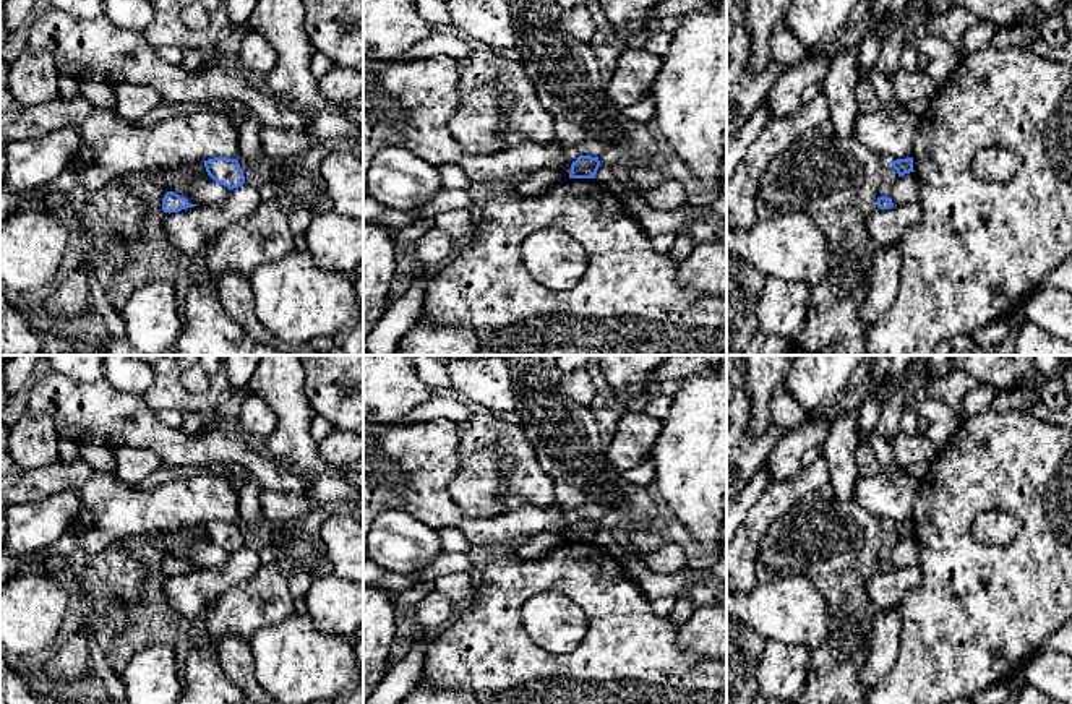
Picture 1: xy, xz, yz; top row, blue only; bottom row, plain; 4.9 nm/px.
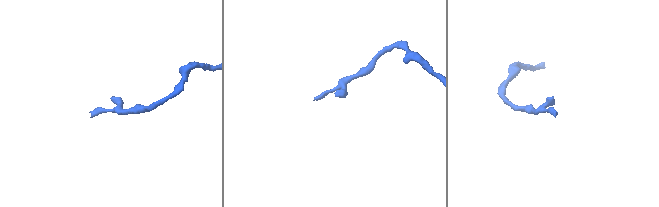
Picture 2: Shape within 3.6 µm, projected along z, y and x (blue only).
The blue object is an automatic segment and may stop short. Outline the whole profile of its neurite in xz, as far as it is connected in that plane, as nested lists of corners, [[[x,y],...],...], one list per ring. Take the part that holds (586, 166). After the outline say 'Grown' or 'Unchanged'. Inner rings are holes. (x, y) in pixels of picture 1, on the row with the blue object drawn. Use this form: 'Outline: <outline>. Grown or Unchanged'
Outline: [[[579,156],[571,164],[569,178],[595,178],[598,167],[600,167],[598,157]]]. Unchanged

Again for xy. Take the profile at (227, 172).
Outline: [[[214,157],[204,161],[208,175],[229,190],[245,183],[243,170],[237,159]]]. Unchanged

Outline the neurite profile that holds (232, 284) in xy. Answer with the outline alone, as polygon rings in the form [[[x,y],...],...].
[[[229,273],[219,279],[216,292],[224,310],[248,336],[263,344],[272,341],[274,336],[264,329],[255,315],[255,295],[248,276]]]

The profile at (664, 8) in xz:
[[[662,0],[652,11],[654,21],[660,21],[667,16],[683,16],[696,8],[705,8],[712,0]]]

